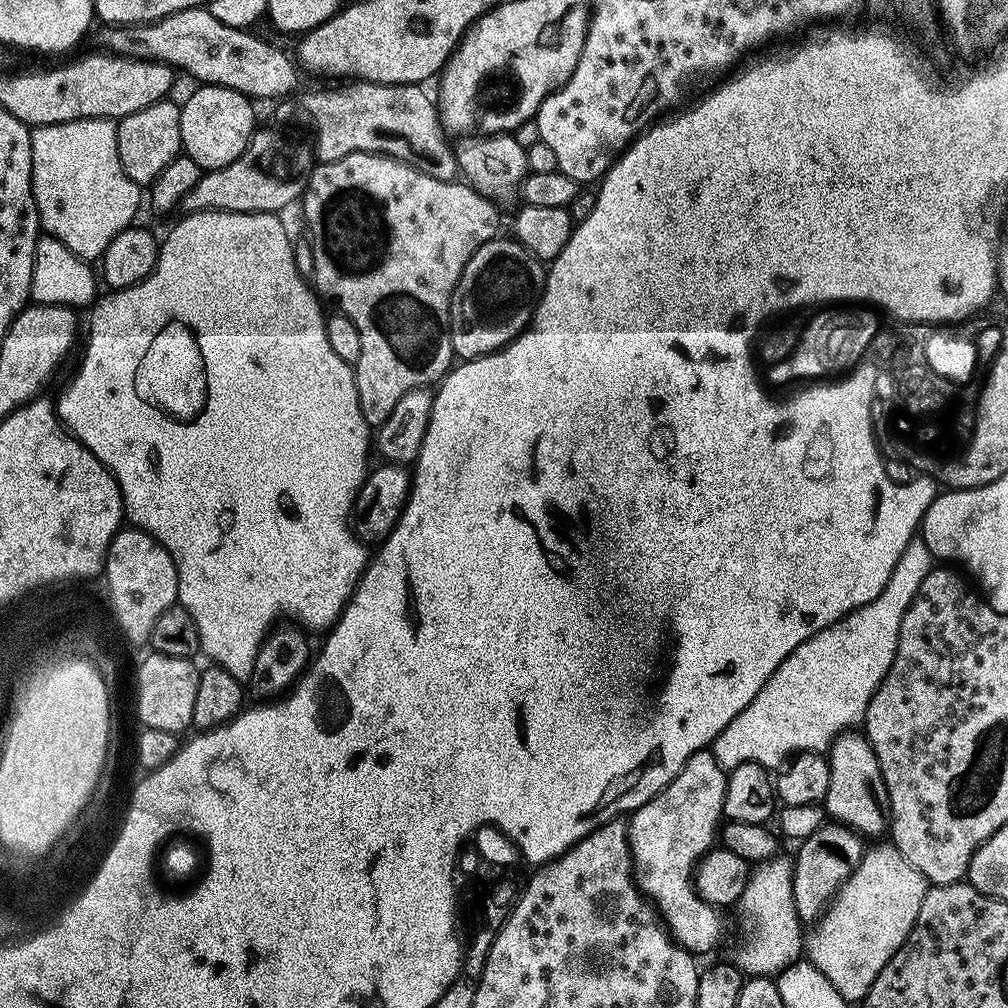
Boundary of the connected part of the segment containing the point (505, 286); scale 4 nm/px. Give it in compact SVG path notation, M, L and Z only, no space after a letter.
M497 238L486 242L466 262L466 270L456 283L452 295L452 350L461 361L473 360L505 348L514 337L520 335L528 327L532 316L536 313L536 304L544 293L544 283L548 280L545 261L539 260L530 250L526 250L514 238Z

